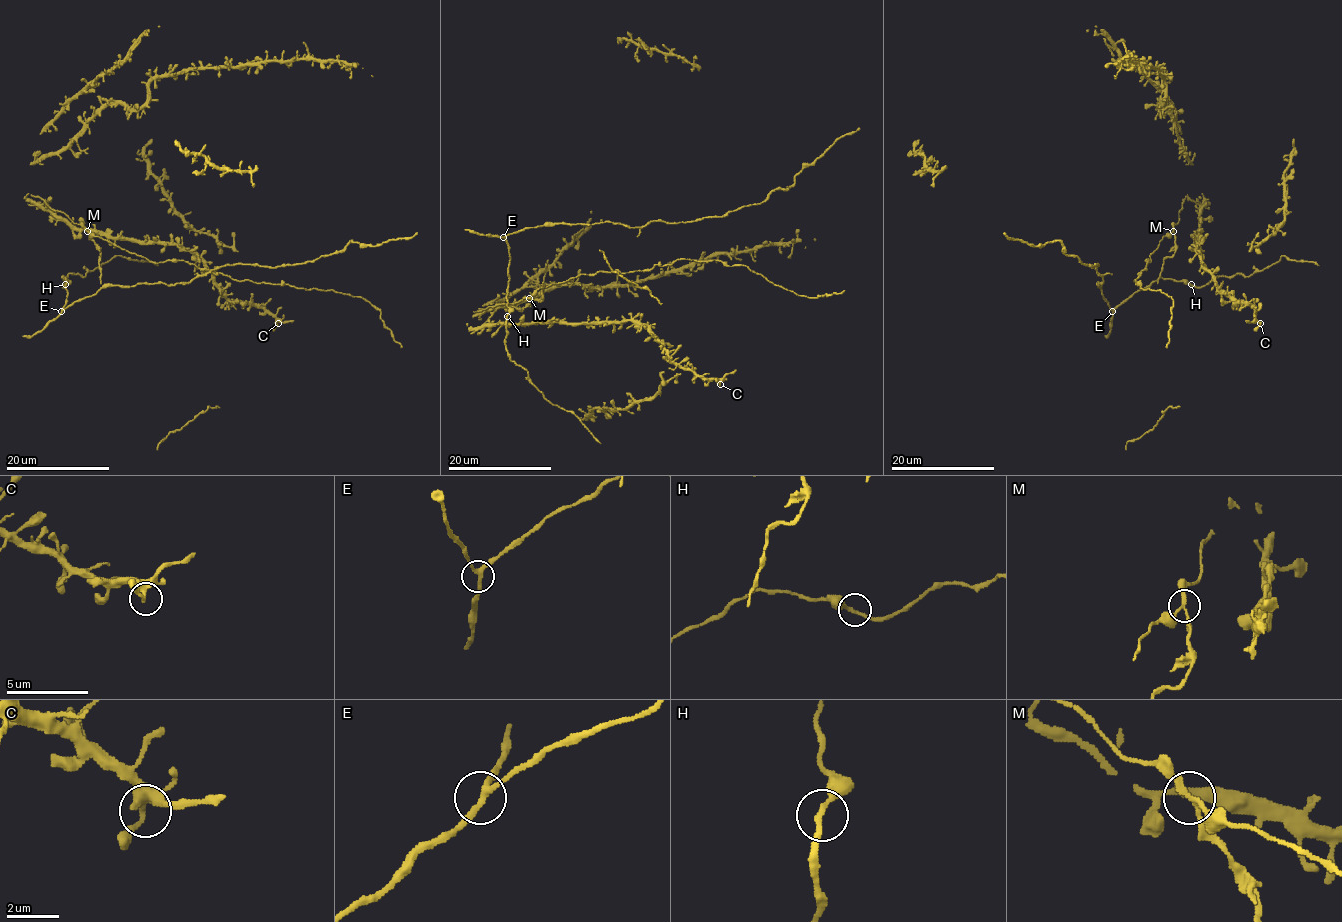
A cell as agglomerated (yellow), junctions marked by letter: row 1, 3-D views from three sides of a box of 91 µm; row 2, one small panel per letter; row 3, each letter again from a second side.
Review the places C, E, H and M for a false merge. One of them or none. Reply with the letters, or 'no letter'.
M

